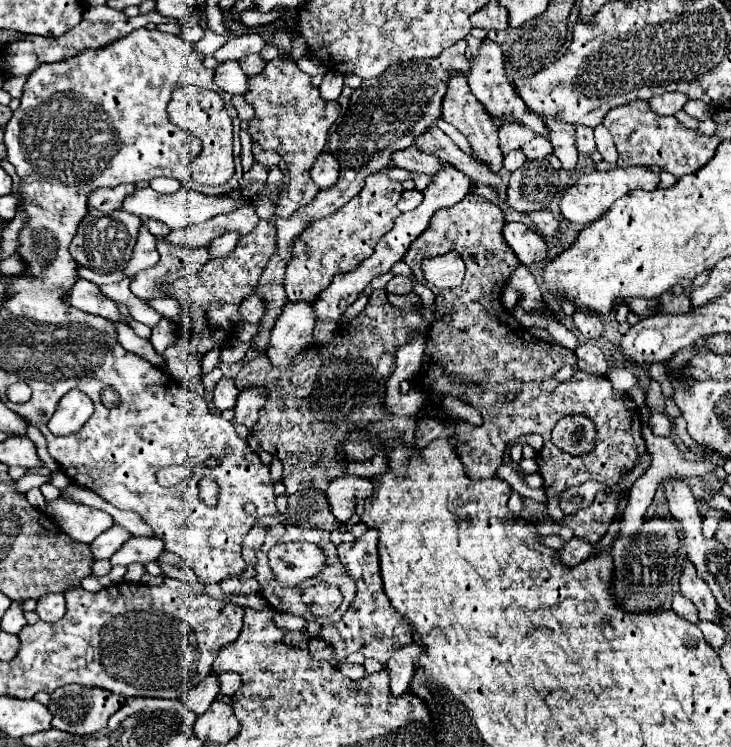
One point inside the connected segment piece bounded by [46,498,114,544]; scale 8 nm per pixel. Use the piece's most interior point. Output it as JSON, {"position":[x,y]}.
{"position":[82,523]}

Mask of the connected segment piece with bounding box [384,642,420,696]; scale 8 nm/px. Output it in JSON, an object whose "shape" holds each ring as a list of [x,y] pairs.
{"shape":[[[412,642],[412,644],[406,644],[404,648],[398,648],[398,652],[394,652],[392,660],[388,660],[388,664],[384,664],[384,668],[388,668],[388,676],[390,676],[390,692],[394,696],[402,696],[408,690],[408,684],[414,674],[414,662],[418,656],[420,656],[420,648]]]}

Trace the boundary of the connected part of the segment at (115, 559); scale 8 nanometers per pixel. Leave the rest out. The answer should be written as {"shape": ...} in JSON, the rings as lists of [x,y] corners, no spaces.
{"shape":[[[132,536],[118,552],[112,554],[110,562],[112,562],[112,566],[116,566],[116,564],[128,566],[132,562],[138,562],[138,564],[146,566],[148,562],[156,562],[162,552],[164,552],[164,542],[162,540]]]}

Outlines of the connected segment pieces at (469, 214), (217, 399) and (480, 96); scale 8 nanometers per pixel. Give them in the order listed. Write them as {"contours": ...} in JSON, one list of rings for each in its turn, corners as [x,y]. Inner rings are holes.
{"contours":[[[[468,194],[452,208],[436,212],[428,232],[422,232],[404,254],[404,262],[412,268],[416,278],[422,276],[420,266],[428,256],[458,252],[466,262],[464,282],[458,288],[440,292],[440,304],[434,306],[436,320],[426,338],[424,360],[420,372],[412,380],[414,386],[426,394],[426,404],[416,420],[416,446],[418,450],[424,450],[424,446],[436,438],[454,438],[466,476],[470,480],[480,480],[496,476],[510,440],[526,434],[540,434],[544,446],[538,454],[538,466],[544,488],[556,488],[558,484],[566,488],[586,480],[618,484],[620,478],[634,468],[636,458],[646,452],[638,406],[626,392],[614,390],[606,378],[580,370],[558,386],[558,394],[542,394],[542,376],[556,374],[562,366],[576,364],[576,354],[552,342],[544,344],[530,332],[520,330],[520,324],[512,320],[512,312],[500,304],[500,292],[504,292],[512,268],[520,262],[512,248],[504,244],[504,224],[506,220],[496,204],[476,194]],[[444,312],[452,314],[450,322],[442,320]],[[508,392],[518,392],[518,398],[508,402]],[[446,396],[454,396],[456,400],[474,406],[480,412],[484,426],[476,428],[466,420],[448,418],[442,410],[442,400]],[[568,414],[584,414],[594,422],[596,444],[592,452],[570,456],[550,442],[552,428]]],[[[222,378],[222,380],[216,384],[216,388],[214,388],[212,402],[214,402],[216,410],[224,412],[224,410],[234,408],[236,396],[238,396],[238,388],[236,388],[236,384],[234,384],[234,378]]],[[[488,38],[482,42],[478,54],[470,60],[470,70],[468,70],[468,72],[470,72],[468,86],[470,86],[472,94],[476,96],[476,100],[478,100],[480,104],[484,104],[484,108],[486,108],[492,116],[496,116],[496,118],[504,118],[504,116],[514,118],[516,122],[520,122],[520,124],[532,128],[534,132],[538,132],[540,136],[548,138],[550,132],[548,132],[546,124],[542,122],[542,118],[536,116],[534,112],[528,112],[526,104],[524,104],[524,102],[516,96],[516,92],[512,90],[514,86],[506,80],[506,72],[504,72],[504,56],[502,56],[502,50],[500,50],[500,46],[498,46],[496,42],[492,42],[492,40],[488,40]]]]}

